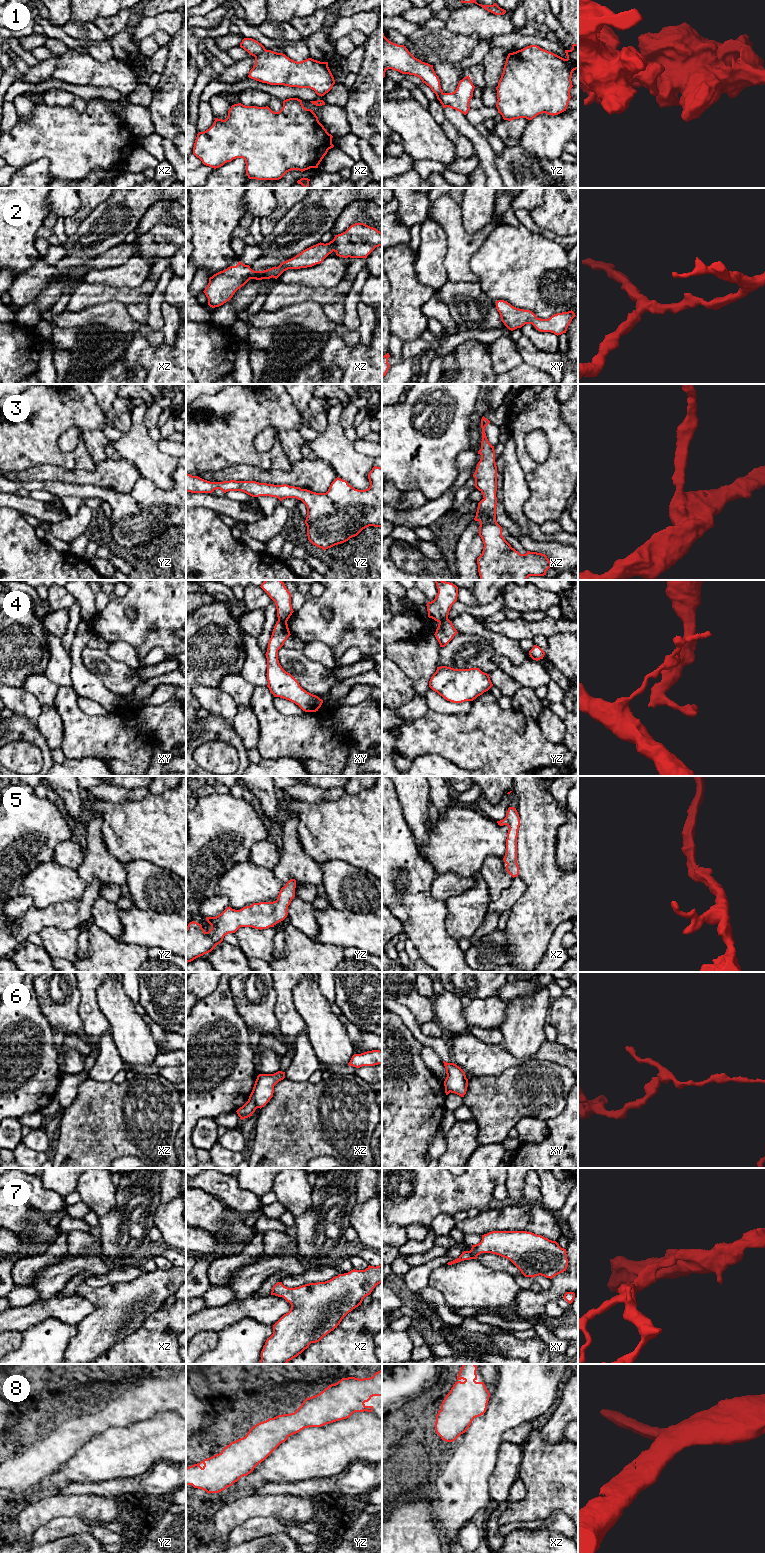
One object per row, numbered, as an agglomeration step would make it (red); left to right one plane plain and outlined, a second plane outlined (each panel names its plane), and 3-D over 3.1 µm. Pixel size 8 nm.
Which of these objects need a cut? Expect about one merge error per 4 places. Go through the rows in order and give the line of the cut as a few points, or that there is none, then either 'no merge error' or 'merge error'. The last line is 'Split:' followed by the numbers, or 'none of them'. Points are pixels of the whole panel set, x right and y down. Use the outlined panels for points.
1: cut xz (265, 49), (255, 57); merge error
2: cut none; no merge error
3: cut none; no merge error
4: cut xy (278, 619), (286, 622); merge error
5: cut none; no merge error
6: cut xz (249, 1097), (257, 1107); merge error
7: cut none; no merge error
8: cut none; no merge error
Split: 1, 4, 6

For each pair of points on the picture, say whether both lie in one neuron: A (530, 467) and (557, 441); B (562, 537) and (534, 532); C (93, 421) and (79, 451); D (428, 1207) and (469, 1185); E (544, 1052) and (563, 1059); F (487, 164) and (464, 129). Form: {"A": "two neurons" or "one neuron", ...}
{"A": "one neuron", "B": "one neuron", "C": "one neuron", "D": "one neuron", "E": "one neuron", "F": "one neuron"}

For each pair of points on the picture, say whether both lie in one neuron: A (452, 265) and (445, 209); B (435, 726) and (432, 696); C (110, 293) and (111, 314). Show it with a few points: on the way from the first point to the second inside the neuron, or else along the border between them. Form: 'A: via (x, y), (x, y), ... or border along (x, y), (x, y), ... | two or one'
A: via (454, 251), (454, 229), (451, 223) | one
B: border along (429, 708), (438, 712), (456, 715) | two
C: border along (126, 304), (116, 300), (108, 300), (87, 307) | two

